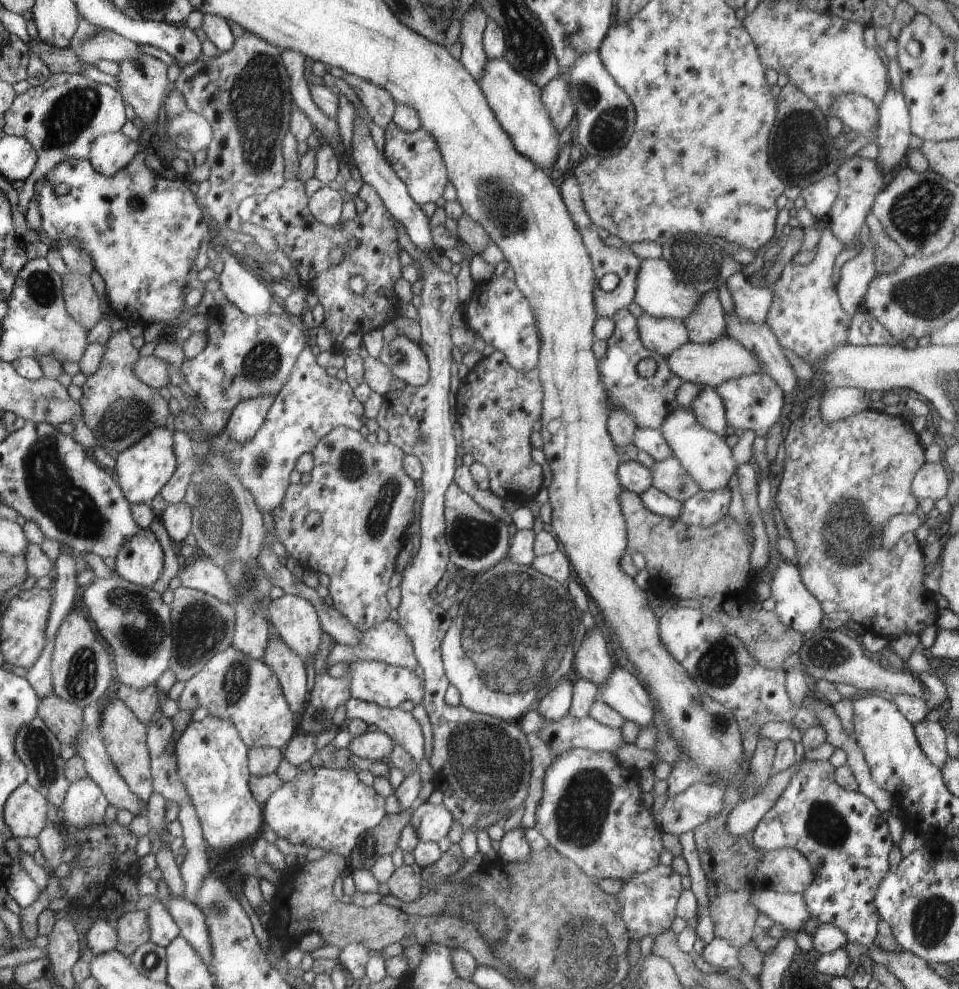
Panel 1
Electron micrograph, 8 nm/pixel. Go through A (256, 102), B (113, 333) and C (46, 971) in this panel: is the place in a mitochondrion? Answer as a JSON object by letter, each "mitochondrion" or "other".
{"A":"mitochondrion","B":"other","C":"other"}

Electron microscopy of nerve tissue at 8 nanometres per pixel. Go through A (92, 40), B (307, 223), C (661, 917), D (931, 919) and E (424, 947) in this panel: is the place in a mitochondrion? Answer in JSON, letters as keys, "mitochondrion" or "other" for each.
{"A":"other","B":"other","C":"other","D":"mitochondrion","E":"other"}

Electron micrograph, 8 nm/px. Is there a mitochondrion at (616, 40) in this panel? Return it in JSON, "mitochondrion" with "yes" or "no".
{"mitochondrion":"no"}

